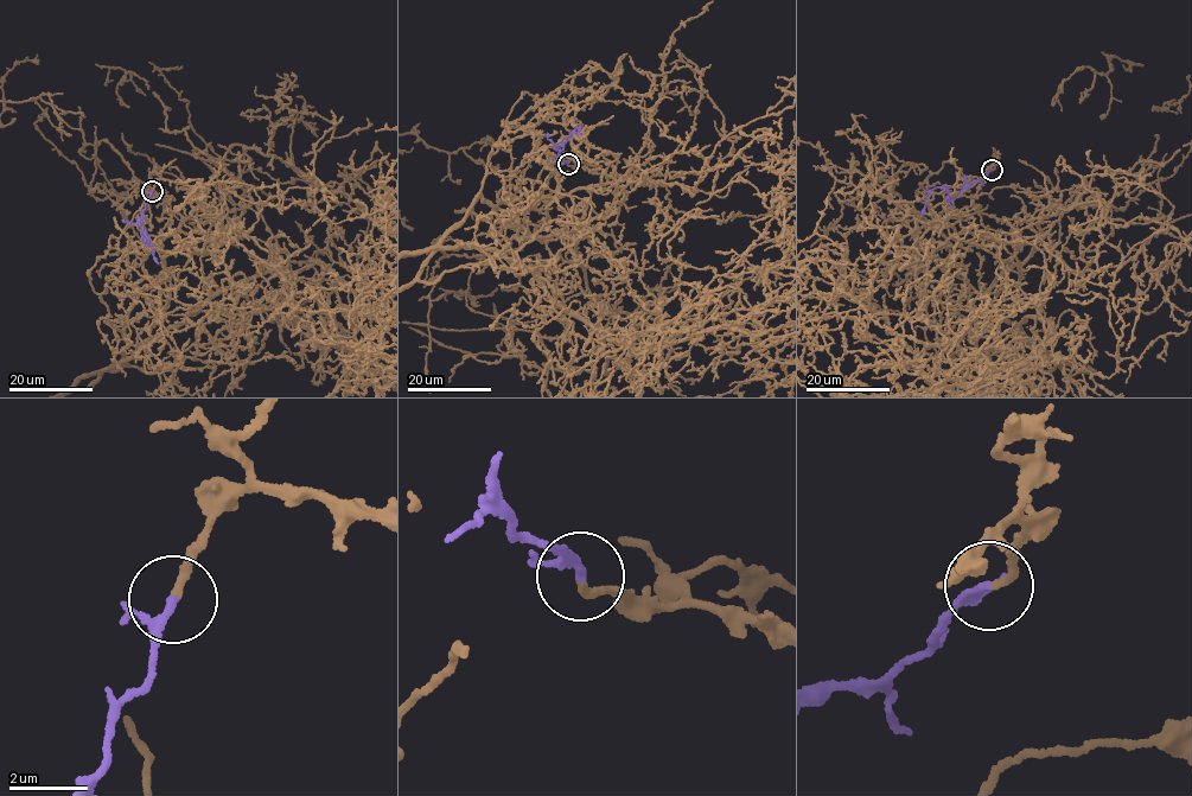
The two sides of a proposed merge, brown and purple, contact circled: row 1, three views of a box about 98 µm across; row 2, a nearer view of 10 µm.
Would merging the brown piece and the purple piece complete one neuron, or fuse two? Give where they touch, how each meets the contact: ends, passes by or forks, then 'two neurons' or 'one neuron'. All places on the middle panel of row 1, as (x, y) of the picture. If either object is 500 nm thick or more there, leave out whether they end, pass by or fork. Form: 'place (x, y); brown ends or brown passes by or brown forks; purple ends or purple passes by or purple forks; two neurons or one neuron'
place (568, 164); brown ends; purple passes by; one neuron

